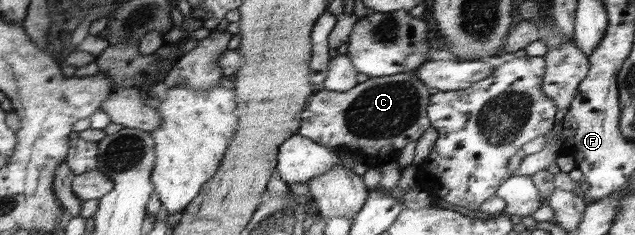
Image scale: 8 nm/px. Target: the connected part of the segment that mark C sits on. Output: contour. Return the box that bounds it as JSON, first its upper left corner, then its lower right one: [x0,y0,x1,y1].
[298,73,431,154]

